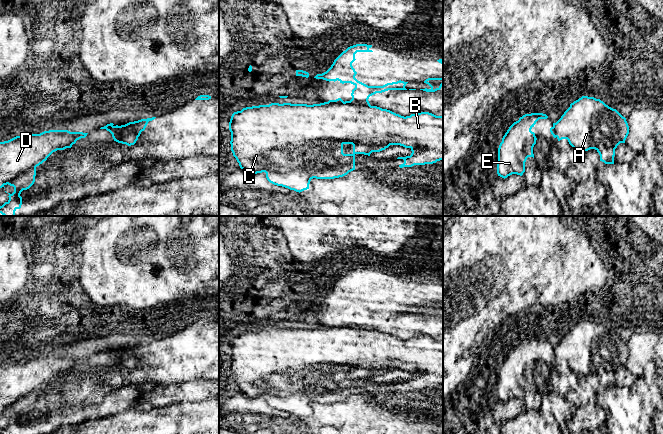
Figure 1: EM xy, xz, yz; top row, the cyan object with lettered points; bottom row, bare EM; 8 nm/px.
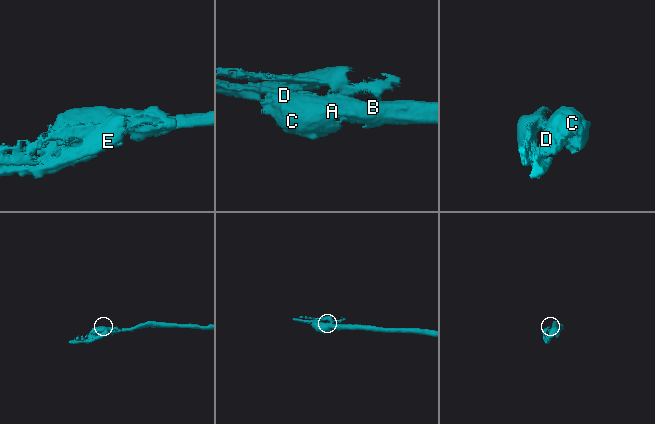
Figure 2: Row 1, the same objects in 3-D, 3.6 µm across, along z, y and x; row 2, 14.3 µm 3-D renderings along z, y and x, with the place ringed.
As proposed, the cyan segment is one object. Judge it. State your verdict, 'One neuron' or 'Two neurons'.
Two neurons

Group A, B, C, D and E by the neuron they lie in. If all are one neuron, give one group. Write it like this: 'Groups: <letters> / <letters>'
Groups: A B C D / E

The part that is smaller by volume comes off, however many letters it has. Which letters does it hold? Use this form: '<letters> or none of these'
E

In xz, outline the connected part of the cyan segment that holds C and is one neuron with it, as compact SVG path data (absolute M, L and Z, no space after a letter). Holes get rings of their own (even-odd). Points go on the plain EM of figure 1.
M349 325L313 329L271 327L246 331L234 336L229 346L229 354L231 375L241 393L248 398L265 396L270 407L299 417L309 413L313 402L334 403L355 394L356 378L370 380L372 376L380 376L390 369L400 369L412 375L410 380L397 382L404 384L404 387L399 389L400 392L433 388L443 384L443 340L436 340L429 336L404 341L377 330L366 330ZM344 368L353 369L352 378L343 377Z

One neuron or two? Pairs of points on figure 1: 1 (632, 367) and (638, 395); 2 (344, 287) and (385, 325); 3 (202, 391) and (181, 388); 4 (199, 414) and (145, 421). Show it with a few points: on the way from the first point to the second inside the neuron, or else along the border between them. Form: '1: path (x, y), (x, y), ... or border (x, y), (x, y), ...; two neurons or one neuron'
1: border (652, 359), (646, 363), (643, 372), (638, 377); two neurons
2: path (351, 298), (368, 315), (374, 318); one neuron
3: path (197, 391), (186, 391); one neuron
4: path (186, 421), (158, 421); one neuron

